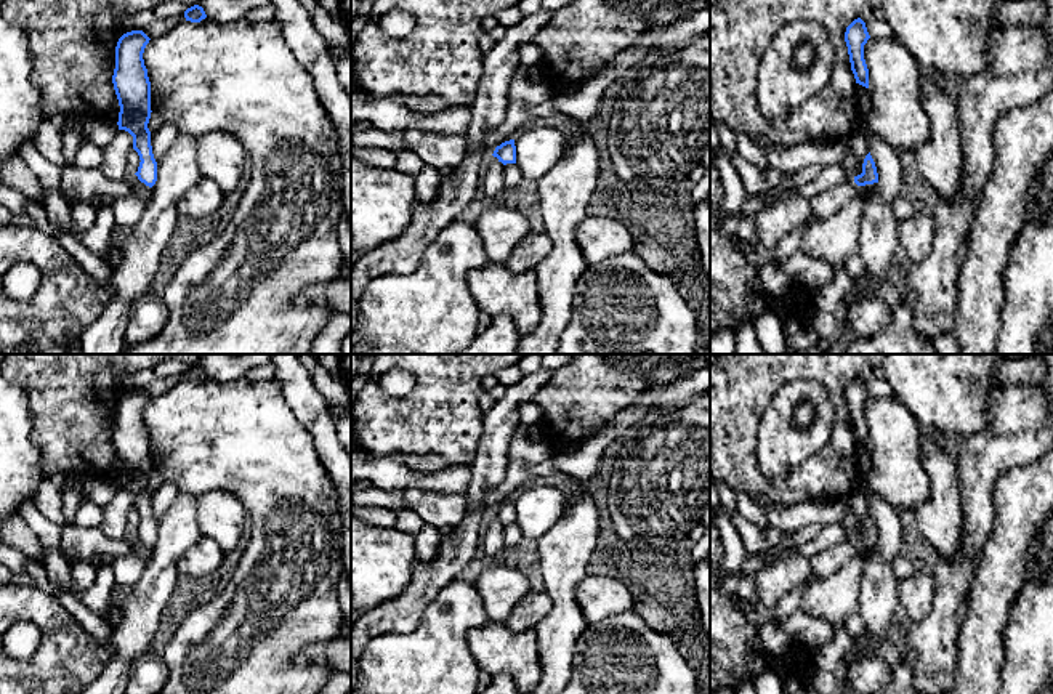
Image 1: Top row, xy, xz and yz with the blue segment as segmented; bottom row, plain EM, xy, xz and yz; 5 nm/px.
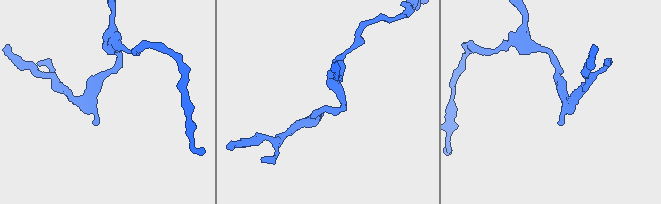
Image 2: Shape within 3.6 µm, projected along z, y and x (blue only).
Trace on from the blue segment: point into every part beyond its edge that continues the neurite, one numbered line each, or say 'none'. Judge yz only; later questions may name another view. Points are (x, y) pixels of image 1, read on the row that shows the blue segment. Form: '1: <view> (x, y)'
1: yz (826, 204)

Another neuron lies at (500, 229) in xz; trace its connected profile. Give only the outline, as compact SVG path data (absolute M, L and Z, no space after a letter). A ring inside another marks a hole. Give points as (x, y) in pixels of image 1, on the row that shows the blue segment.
M502 207L484 212L474 228L492 263L505 263L516 244L534 229L521 212Z

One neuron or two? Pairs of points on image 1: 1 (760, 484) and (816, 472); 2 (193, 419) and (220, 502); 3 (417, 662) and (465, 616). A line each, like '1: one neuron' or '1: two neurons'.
1: one neuron
2: two neurons
3: one neuron

